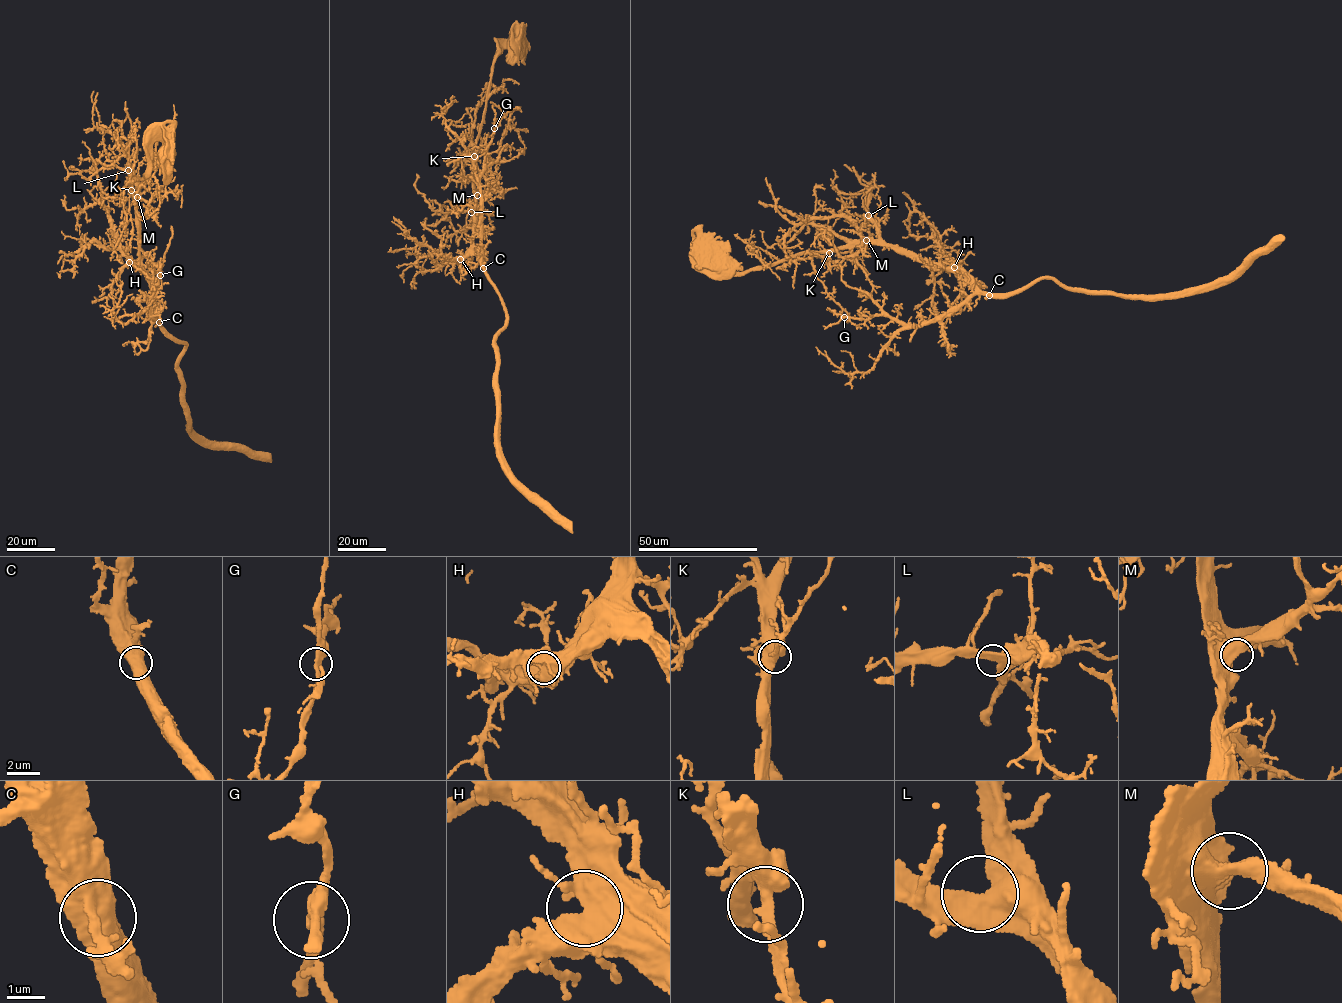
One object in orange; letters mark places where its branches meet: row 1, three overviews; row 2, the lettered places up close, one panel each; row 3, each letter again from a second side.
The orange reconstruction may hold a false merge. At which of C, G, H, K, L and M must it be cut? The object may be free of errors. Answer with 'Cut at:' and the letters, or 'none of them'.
Cut at: none of them

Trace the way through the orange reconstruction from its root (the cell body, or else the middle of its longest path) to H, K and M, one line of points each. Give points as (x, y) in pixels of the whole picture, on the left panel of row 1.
H: (167, 154), (172, 141), (156, 139), (145, 177), (130, 184), (140, 258), (129, 262)
K: (167, 154), (171, 155), (172, 141), (166, 137), (156, 139), (145, 177), (133, 181), (131, 190)
M: (167, 154), (171, 155), (172, 141), (166, 137), (156, 139), (145, 177), (130, 184), (132, 197), (137, 197)

